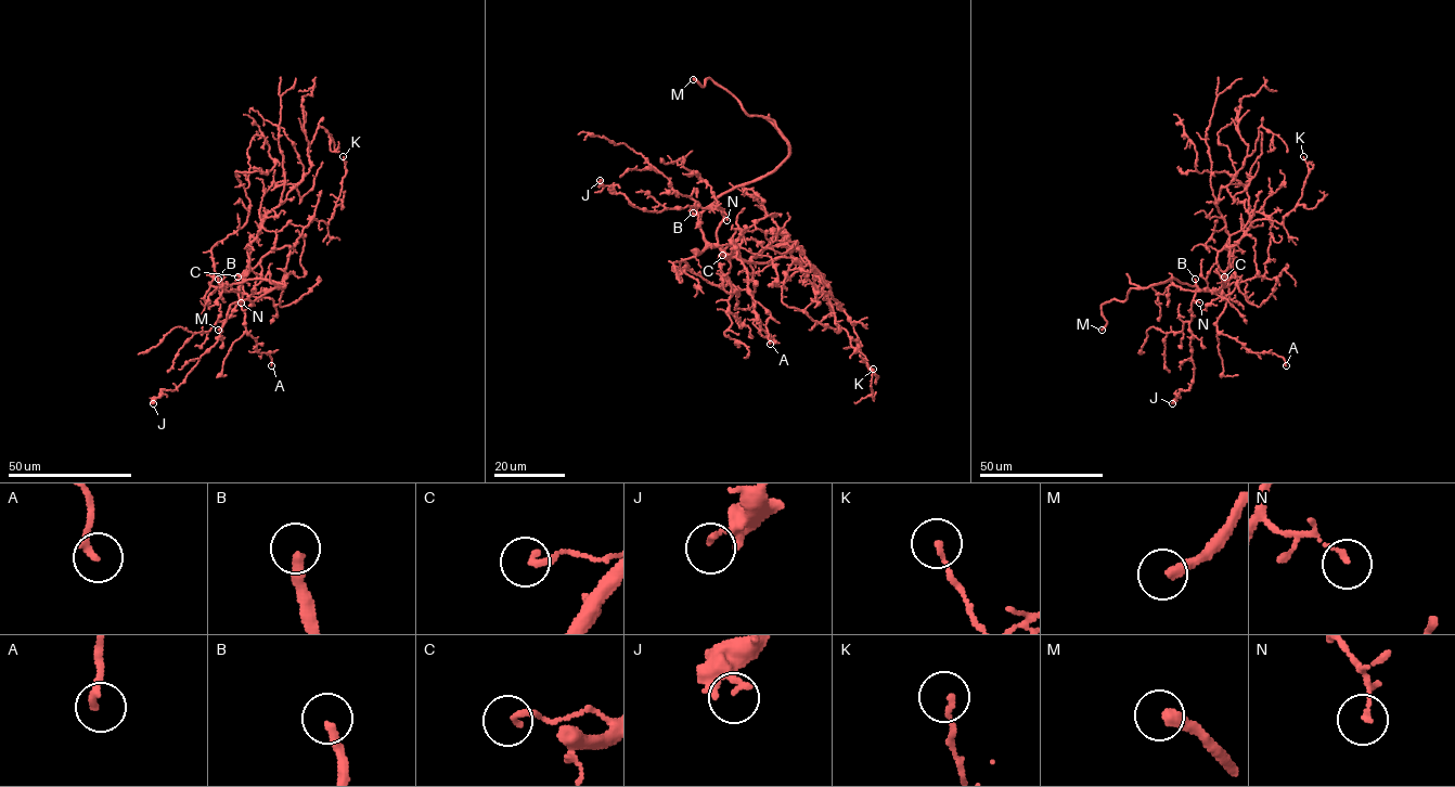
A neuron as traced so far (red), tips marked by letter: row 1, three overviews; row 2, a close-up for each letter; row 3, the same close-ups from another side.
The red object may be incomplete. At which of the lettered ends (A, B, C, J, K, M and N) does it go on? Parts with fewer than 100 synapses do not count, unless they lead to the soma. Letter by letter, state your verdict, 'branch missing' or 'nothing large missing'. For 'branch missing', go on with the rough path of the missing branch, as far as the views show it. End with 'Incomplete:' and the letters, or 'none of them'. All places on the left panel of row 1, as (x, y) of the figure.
A: nothing large missing
B: branch missing; course (218, 279), (205, 248), (209, 221), (239, 221), (252, 215), (245, 165), (224, 143), (218, 120)
C: nothing large missing
J: nothing large missing
K: nothing large missing
M: branch missing; course (218, 330), (207, 352), (197, 362), (189, 359)
N: nothing large missing
Incomplete: B, M

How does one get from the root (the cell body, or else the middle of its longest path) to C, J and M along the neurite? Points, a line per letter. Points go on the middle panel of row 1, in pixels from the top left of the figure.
C: (715, 244), (728, 256), (733, 256), (722, 255)
J: (715, 244), (723, 219), (721, 208), (698, 205), (648, 211), (635, 207), (600, 180)
M: (715, 244), (700, 215), (769, 175), (788, 145), (772, 119), (749, 115), (710, 78), (693, 79)

